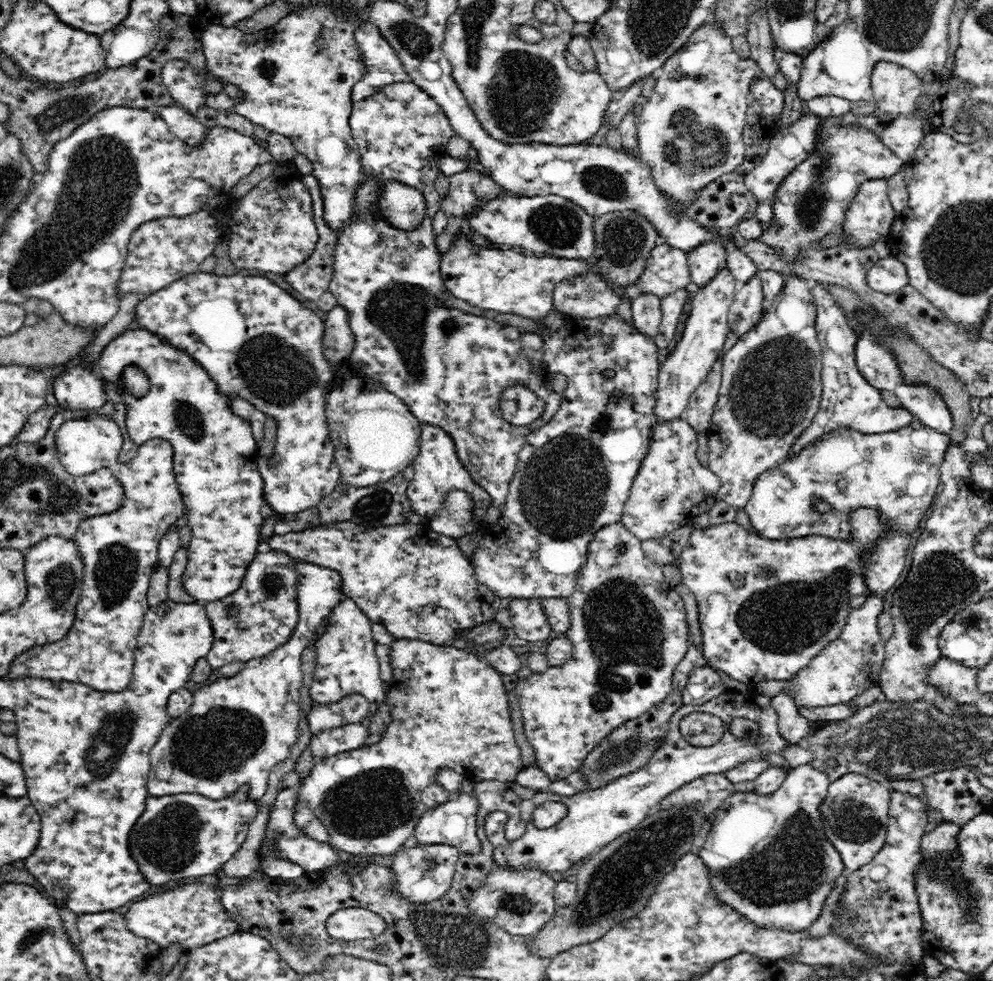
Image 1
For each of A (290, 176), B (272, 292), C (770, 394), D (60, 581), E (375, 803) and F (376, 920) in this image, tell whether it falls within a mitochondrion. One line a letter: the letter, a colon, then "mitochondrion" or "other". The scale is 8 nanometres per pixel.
A: other
B: other
C: mitochondrion
D: mitochondrion
E: mitochondrion
F: other

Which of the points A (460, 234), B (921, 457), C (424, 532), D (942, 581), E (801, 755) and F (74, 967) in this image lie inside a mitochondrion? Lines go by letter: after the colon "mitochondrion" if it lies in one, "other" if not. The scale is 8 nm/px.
A: other
B: mitochondrion
C: other
D: mitochondrion
E: other
F: other

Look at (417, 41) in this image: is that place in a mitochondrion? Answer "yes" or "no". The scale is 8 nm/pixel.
yes

